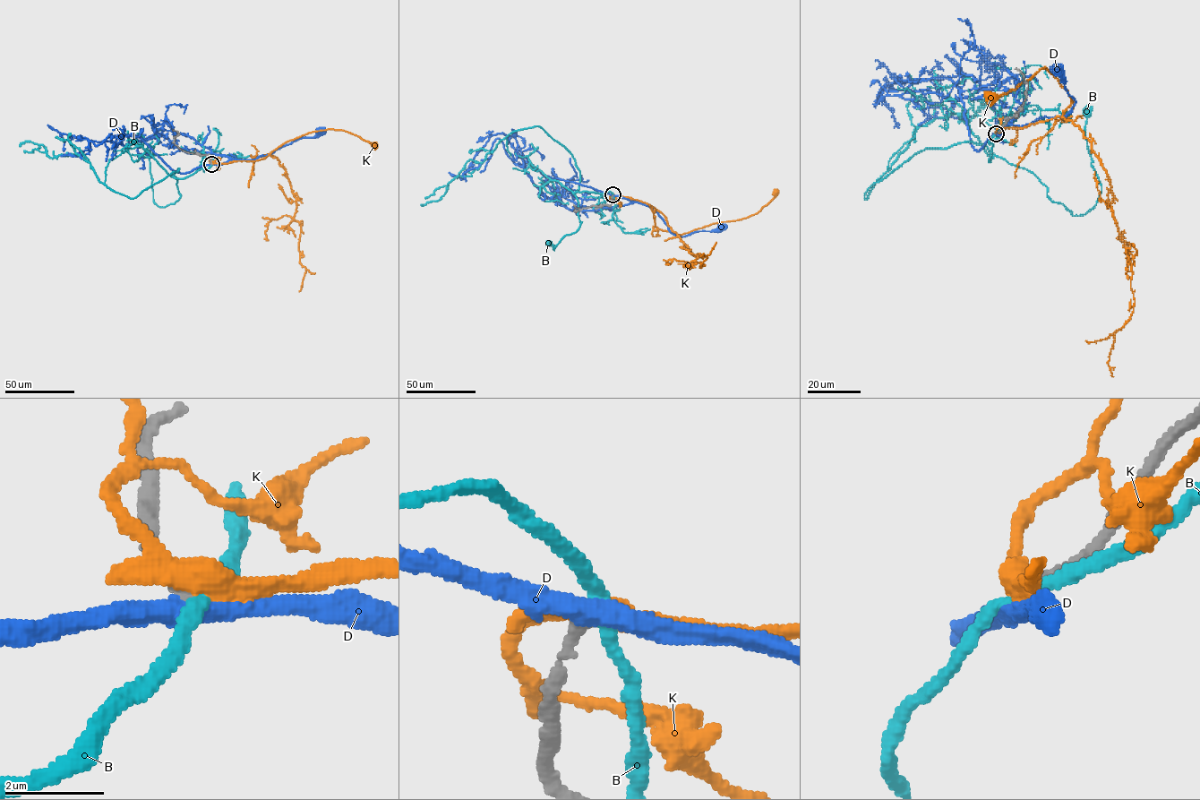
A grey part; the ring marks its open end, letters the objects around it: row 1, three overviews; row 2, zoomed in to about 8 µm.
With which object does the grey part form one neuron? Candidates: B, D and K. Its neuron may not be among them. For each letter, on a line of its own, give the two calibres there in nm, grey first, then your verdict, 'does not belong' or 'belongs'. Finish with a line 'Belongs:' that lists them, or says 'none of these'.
B: calibres 240 and 240 nm; does not belong
D: calibres 240 and 400 nm; does not belong
K: calibres 240 and 360 nm; does not belong
Belongs: none of these

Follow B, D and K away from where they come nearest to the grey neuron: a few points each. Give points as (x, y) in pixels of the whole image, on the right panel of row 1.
B: (996, 133), (989, 161), (997, 156), (1028, 169), (1054, 202), (1084, 214), (1101, 191), (1086, 110)
D: (996, 133), (1008, 124), (1029, 124), (1070, 110), (1075, 99), (1066, 90), (1060, 70)
K: (996, 133), (1005, 128), (1025, 127), (1060, 116), (1072, 101), (1067, 91), (1046, 66), (1015, 89), (992, 99)

